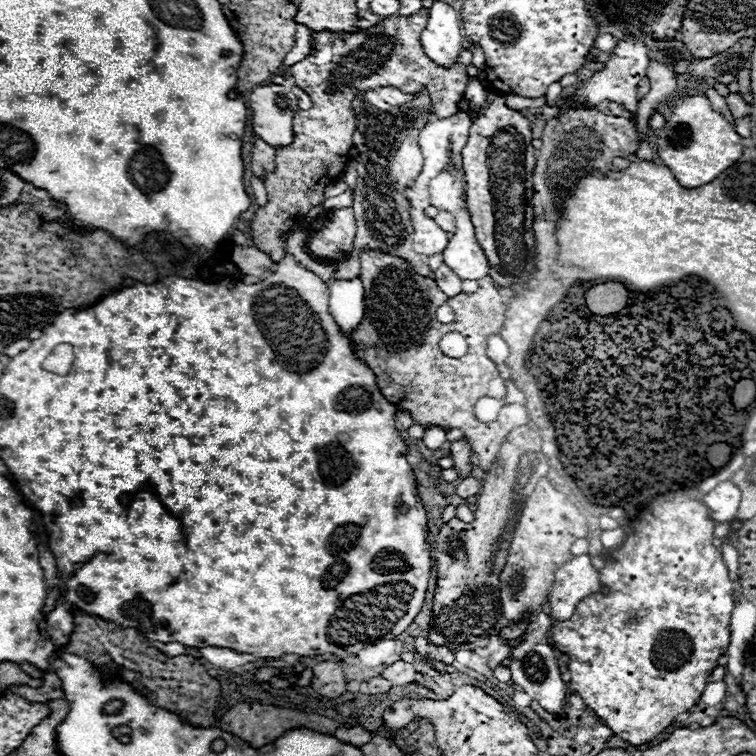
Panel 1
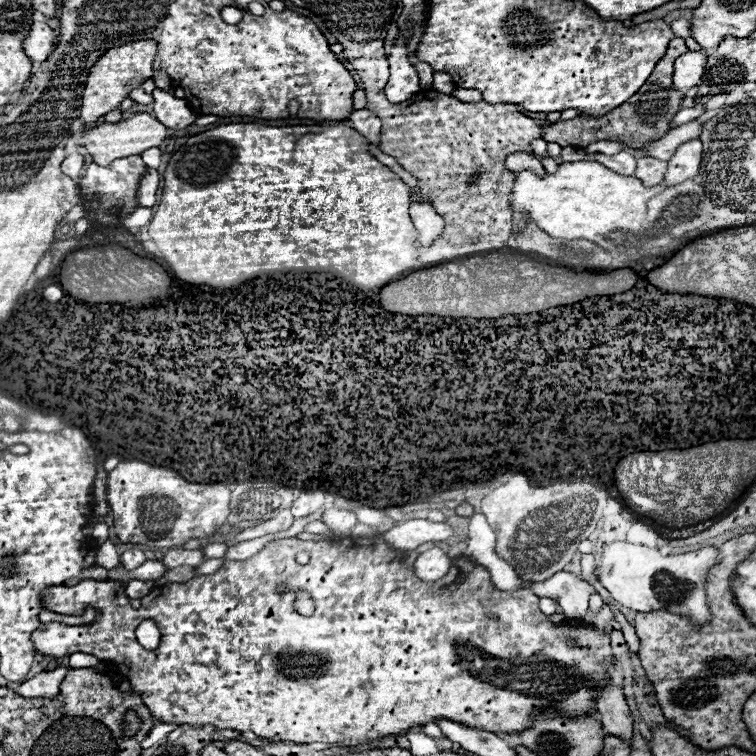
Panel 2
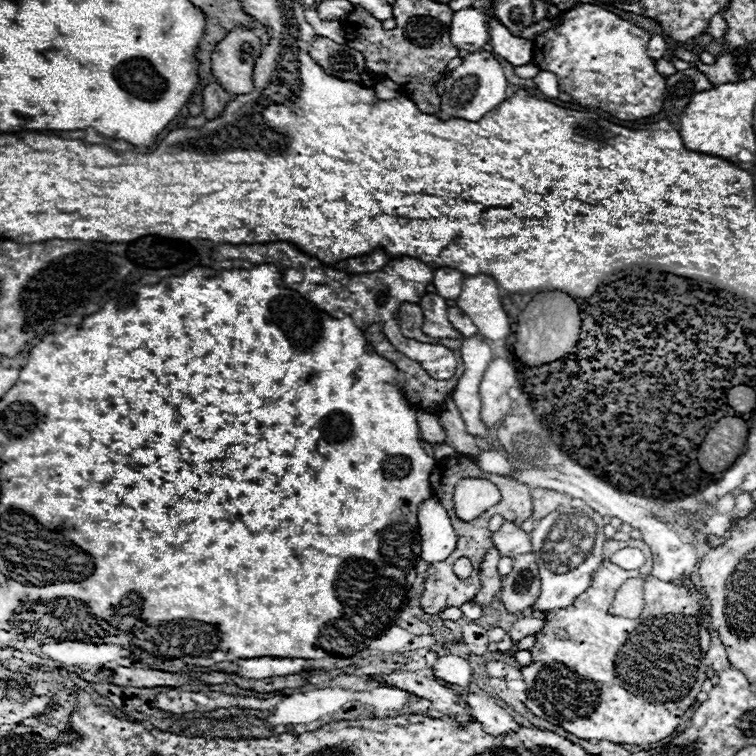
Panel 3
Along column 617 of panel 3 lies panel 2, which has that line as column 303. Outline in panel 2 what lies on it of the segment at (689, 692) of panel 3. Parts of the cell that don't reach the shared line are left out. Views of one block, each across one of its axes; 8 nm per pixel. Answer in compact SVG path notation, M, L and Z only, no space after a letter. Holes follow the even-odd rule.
M366 536L366 538L342 538L334 542L306 542L298 538L284 538L276 542L268 542L258 554L254 554L248 560L226 560L214 574L210 576L198 576L184 584L168 584L154 588L148 596L142 598L142 606L134 610L130 606L130 598L124 592L124 586L116 592L114 580L82 580L76 586L54 586L42 594L42 602L48 610L58 614L82 614L86 606L92 606L102 612L102 618L92 622L90 626L66 626L60 622L42 624L38 630L32 632L32 644L38 654L44 656L70 656L74 652L84 654L96 654L98 660L106 660L114 664L116 672L130 682L130 692L140 694L146 708L150 708L152 716L160 722L172 722L172 724L192 724L192 726L206 726L212 724L216 730L232 728L238 732L254 732L256 736L268 738L272 742L298 742L298 744L312 744L312 742L324 742L332 746L356 746L362 742L370 742L384 736L394 736L402 730L410 730L414 726L432 722L436 718L448 718L454 722L464 722L464 726L480 726L480 730L492 730L492 732L506 732L506 734L518 734L528 726L532 720L532 714L540 706L560 706L564 714L594 714L594 700L596 692L594 688L600 688L604 680L610 678L608 664L612 662L612 650L610 650L610 638L606 634L600 634L598 630L592 630L590 626L580 626L580 630L570 630L568 626L554 626L546 614L538 608L538 596L534 596L530 590L518 590L518 592L500 592L494 588L490 580L490 572L468 560L468 558L456 558L452 562L450 572L440 582L420 582L410 566L402 564L404 554L398 550L390 550L390 546L380 536ZM308 552L310 562L300 566L296 564L296 554ZM286 582L288 590L284 596L278 594L278 586ZM296 590L308 592L316 602L316 612L312 616L302 616L294 610L296 602ZM488 614L498 616L496 622L488 618ZM152 618L156 626L162 632L160 646L156 650L144 650L134 636L136 626L144 620ZM570 638L574 638L578 644L570 646Z

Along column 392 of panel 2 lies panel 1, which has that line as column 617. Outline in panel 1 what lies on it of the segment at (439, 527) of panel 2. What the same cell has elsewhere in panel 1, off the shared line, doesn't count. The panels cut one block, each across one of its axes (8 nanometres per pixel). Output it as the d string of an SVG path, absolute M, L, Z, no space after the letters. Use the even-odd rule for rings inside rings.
M624 528L604 530L604 532L602 532L602 546L604 546L604 550L616 550L618 546L622 546L624 538L626 538Z

